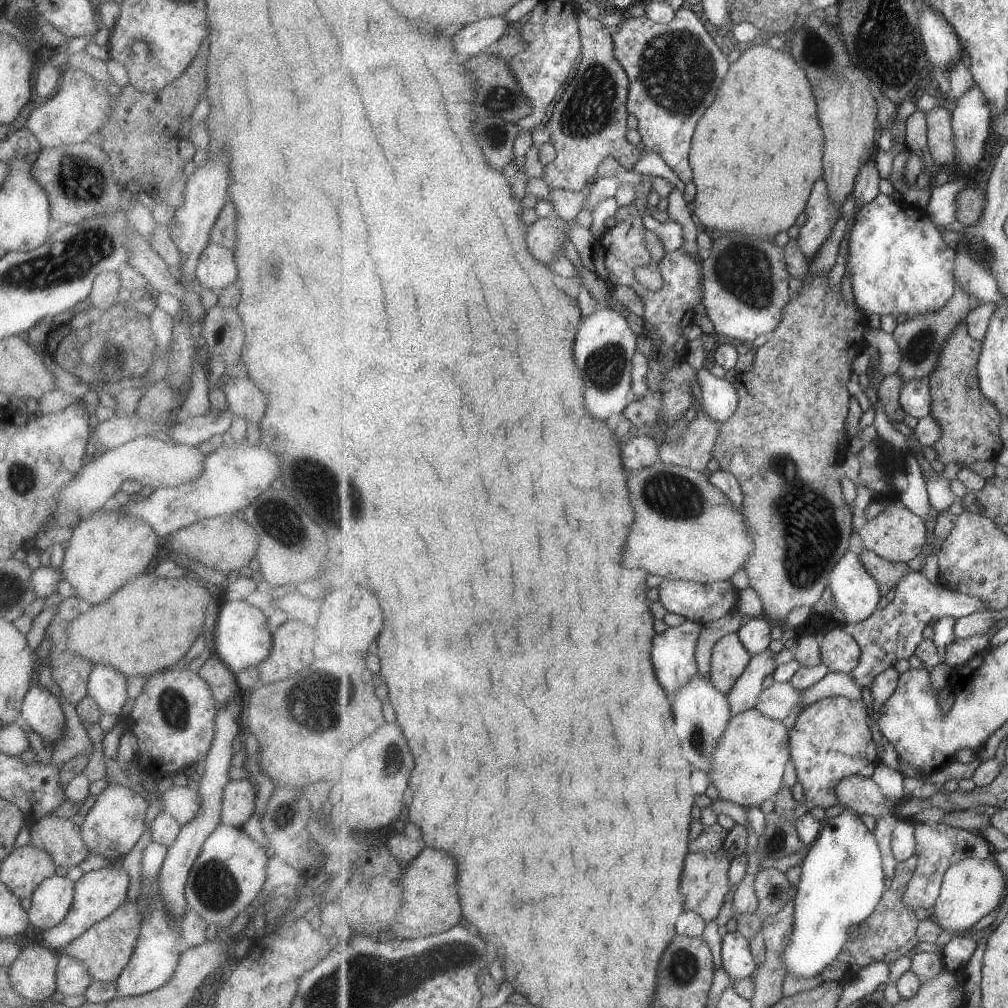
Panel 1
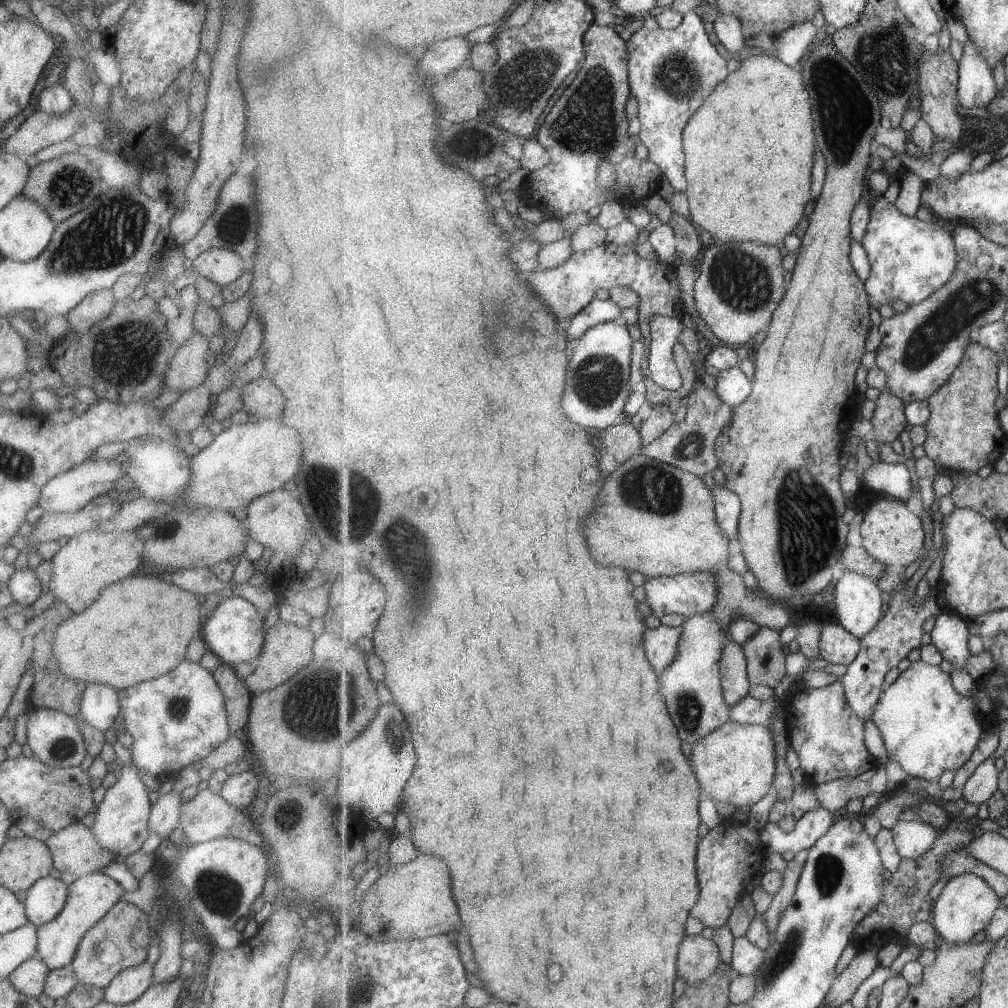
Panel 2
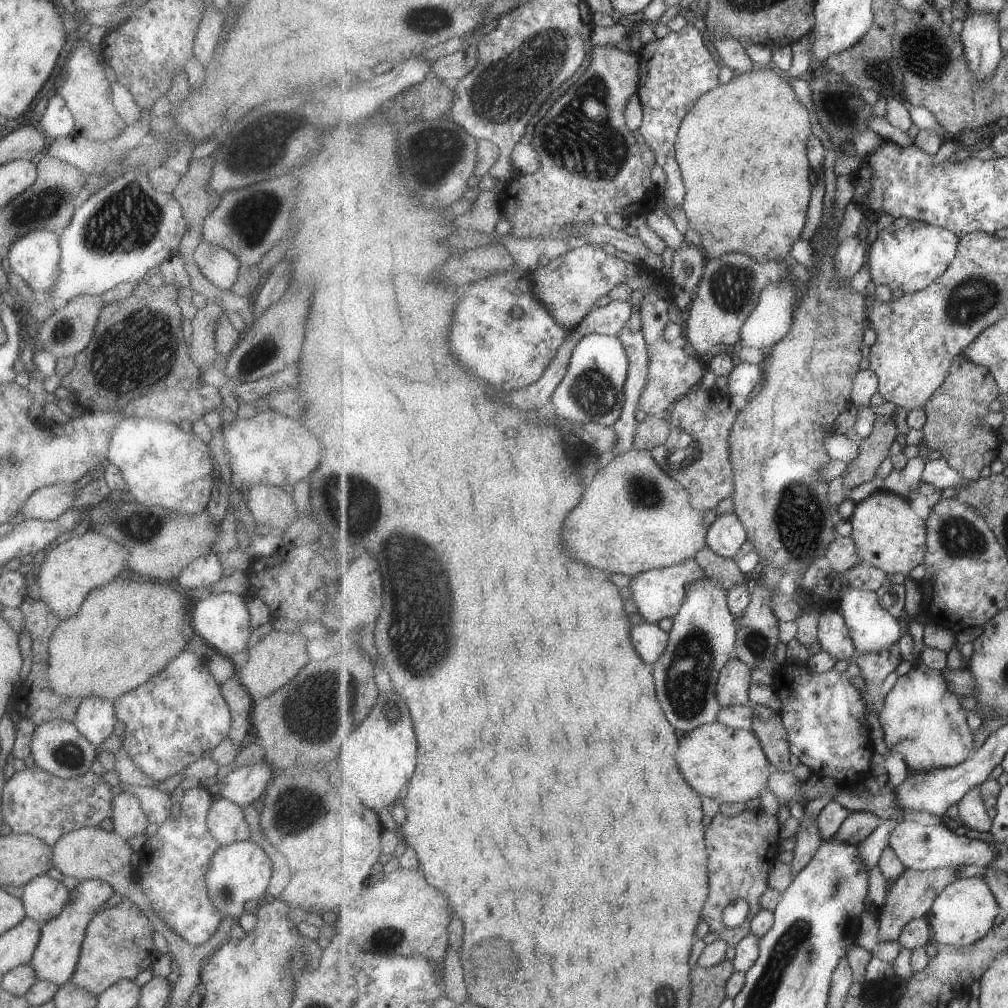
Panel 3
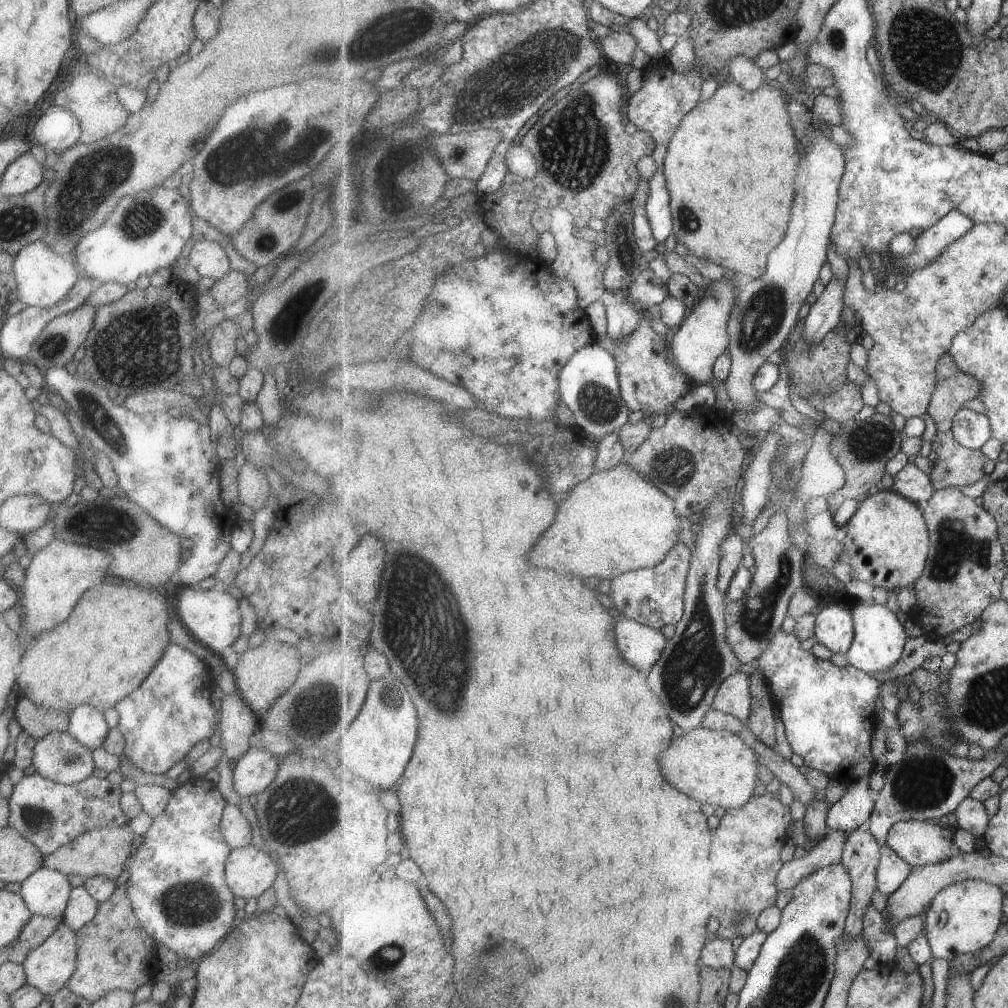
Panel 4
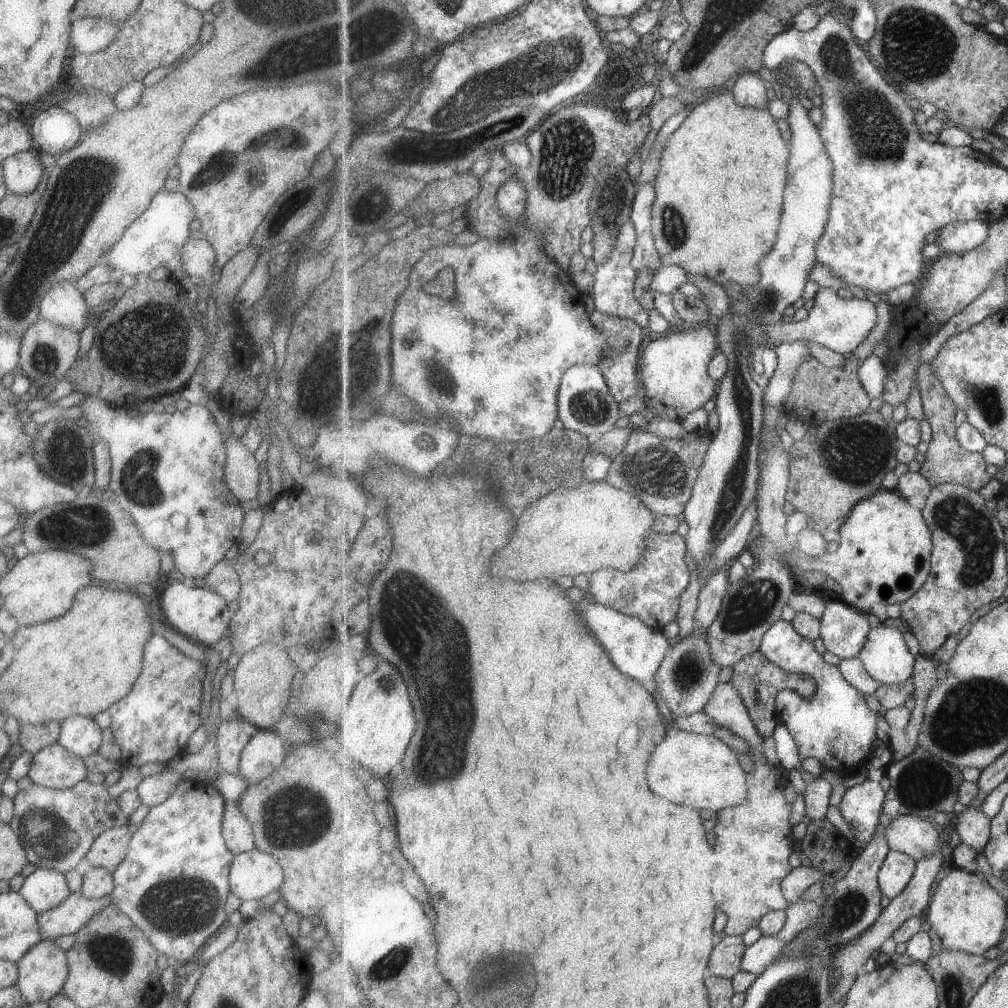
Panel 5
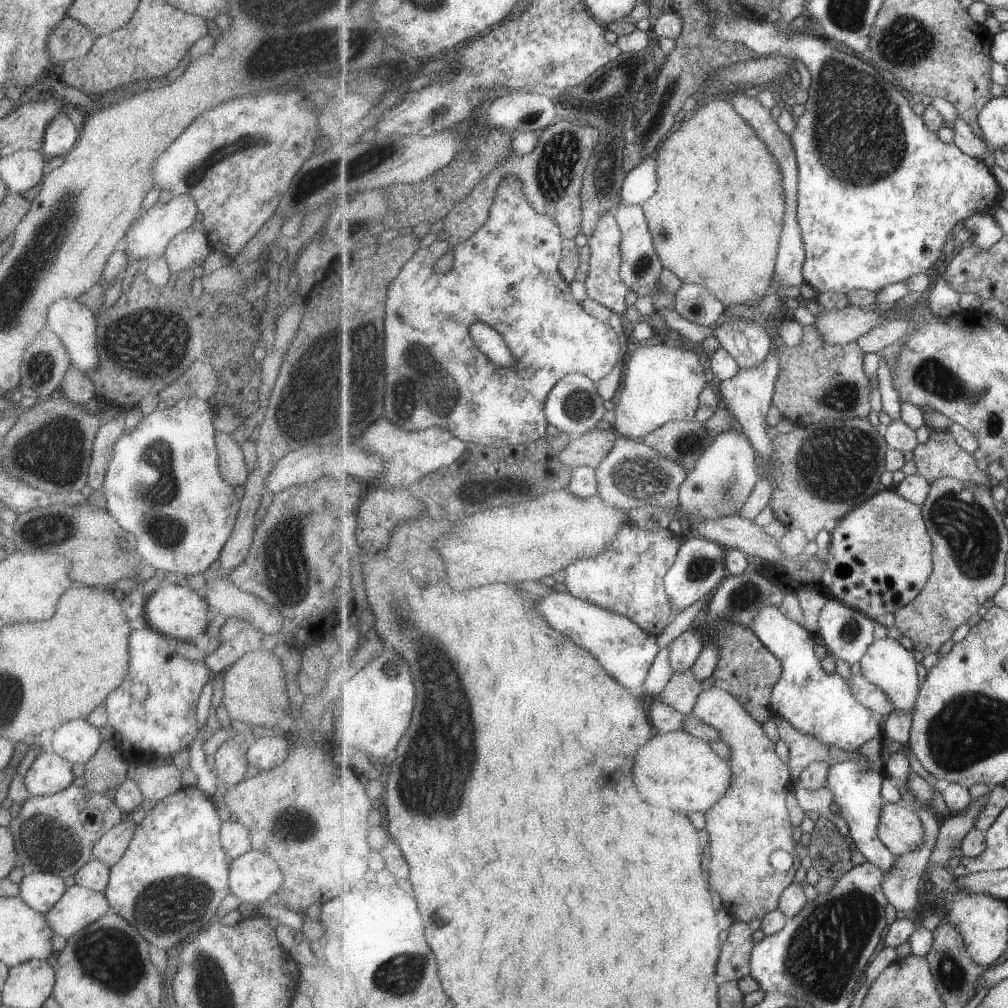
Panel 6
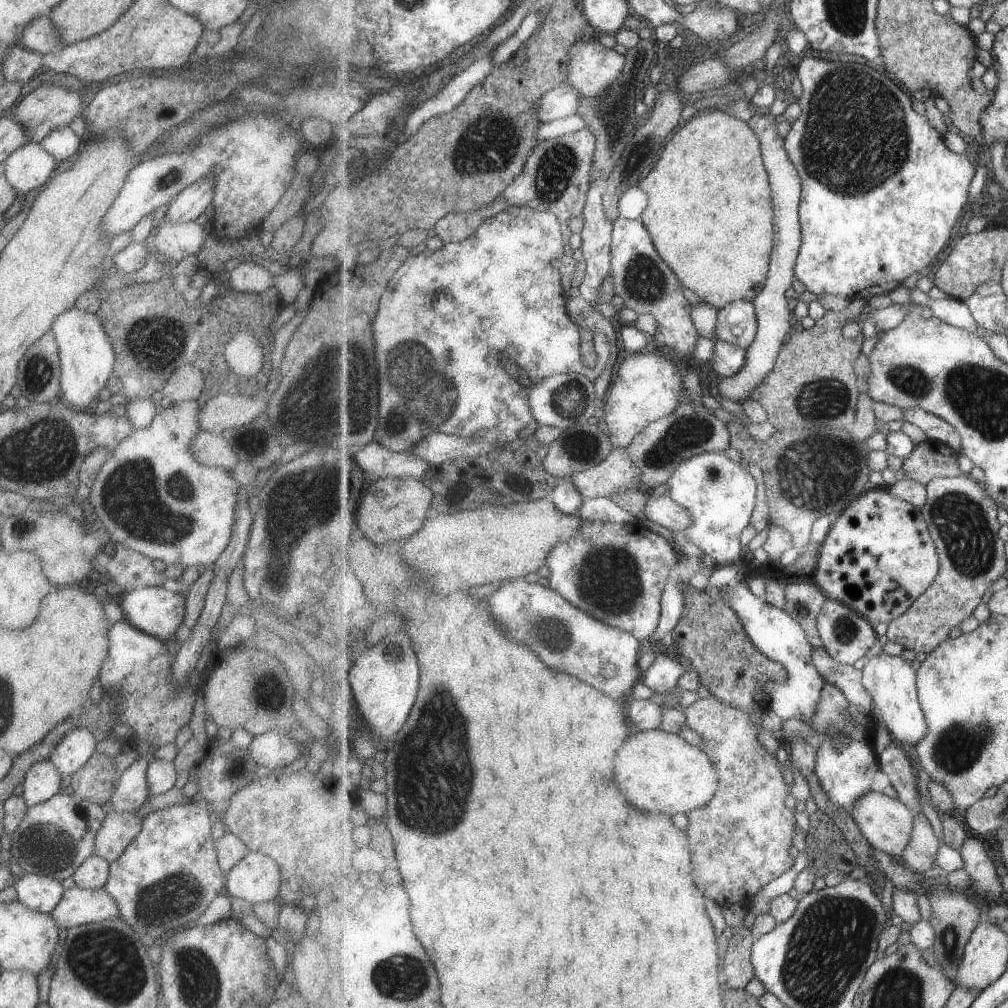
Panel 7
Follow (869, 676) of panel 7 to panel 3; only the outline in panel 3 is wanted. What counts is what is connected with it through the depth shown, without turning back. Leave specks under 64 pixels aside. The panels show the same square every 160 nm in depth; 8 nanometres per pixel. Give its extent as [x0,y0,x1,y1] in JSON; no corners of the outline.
[832,588,903,672]

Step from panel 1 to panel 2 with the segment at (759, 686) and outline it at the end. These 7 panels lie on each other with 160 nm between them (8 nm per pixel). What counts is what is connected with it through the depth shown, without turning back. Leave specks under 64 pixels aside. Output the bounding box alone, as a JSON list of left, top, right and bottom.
[743,627,787,688]

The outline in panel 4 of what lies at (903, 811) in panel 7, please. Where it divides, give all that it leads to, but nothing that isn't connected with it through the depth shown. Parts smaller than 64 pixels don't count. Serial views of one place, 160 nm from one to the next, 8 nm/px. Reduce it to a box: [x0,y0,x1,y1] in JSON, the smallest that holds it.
[886,820,959,867]

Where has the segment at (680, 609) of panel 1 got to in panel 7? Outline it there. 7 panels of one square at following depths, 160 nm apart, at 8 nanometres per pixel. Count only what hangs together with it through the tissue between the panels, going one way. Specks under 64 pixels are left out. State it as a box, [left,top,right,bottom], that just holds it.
[547,521,678,642]

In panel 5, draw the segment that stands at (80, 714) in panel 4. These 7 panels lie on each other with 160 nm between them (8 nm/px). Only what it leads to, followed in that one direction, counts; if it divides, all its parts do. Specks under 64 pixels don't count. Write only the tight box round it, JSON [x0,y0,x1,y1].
[57,715,102,759]

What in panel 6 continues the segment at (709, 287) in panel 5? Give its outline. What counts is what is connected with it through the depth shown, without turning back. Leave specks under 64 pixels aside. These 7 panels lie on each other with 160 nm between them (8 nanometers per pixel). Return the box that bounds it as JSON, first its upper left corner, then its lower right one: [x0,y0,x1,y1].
[812,304,884,346]

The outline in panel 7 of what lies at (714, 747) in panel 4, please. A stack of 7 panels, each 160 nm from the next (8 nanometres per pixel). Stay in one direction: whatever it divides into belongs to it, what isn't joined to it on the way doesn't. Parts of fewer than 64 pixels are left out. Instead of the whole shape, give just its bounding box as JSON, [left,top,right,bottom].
[615,729,719,816]

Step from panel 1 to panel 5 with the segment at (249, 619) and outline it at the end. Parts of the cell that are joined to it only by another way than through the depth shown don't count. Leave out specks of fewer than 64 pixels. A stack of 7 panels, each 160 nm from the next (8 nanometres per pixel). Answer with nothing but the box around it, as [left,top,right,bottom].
[159,580,233,649]

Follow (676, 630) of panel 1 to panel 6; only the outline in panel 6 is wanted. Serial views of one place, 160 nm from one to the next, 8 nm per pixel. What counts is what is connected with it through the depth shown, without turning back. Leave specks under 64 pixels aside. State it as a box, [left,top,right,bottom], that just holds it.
[537,593,659,692]

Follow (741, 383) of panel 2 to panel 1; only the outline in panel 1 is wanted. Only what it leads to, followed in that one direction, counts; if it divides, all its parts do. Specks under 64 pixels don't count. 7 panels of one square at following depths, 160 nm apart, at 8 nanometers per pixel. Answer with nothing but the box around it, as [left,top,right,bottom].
[695,368,739,424]

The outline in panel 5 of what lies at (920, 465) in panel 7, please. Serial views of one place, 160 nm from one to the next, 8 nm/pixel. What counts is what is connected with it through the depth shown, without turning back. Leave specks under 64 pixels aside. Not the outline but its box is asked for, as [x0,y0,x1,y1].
[918,363,993,491]

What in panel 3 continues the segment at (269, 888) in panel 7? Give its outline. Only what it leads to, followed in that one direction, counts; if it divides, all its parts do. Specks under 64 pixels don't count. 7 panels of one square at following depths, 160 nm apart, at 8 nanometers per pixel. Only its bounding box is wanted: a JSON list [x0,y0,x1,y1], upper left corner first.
[203,839,272,917]

